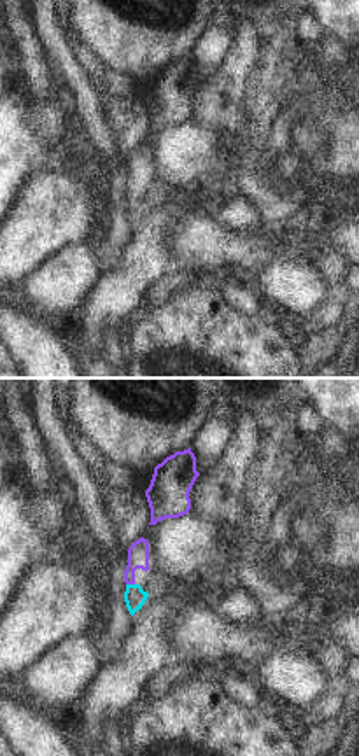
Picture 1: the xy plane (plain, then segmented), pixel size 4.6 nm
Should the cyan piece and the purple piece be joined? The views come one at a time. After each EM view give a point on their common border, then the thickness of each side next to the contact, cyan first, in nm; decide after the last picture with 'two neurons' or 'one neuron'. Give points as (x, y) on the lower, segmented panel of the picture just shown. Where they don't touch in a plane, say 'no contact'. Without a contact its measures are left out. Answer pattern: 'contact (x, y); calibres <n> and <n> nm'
contact (130, 585); calibres 100 and 100 nm

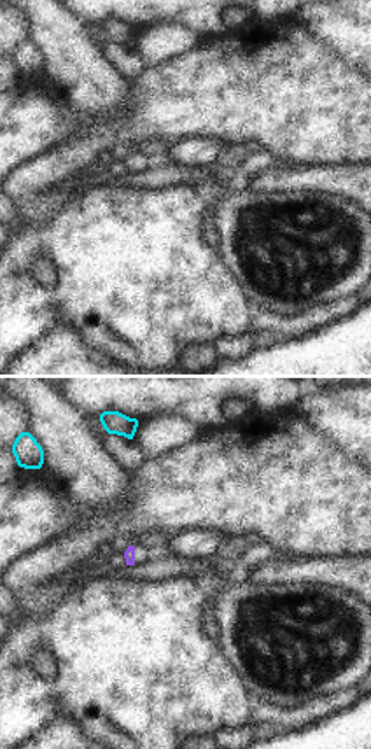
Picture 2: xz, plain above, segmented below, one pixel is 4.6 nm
no contact

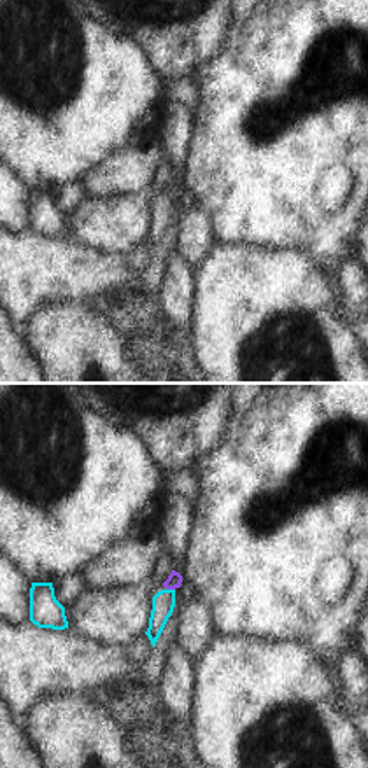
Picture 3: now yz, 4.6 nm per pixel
contact (170, 590); calibres 110 and 70 nm

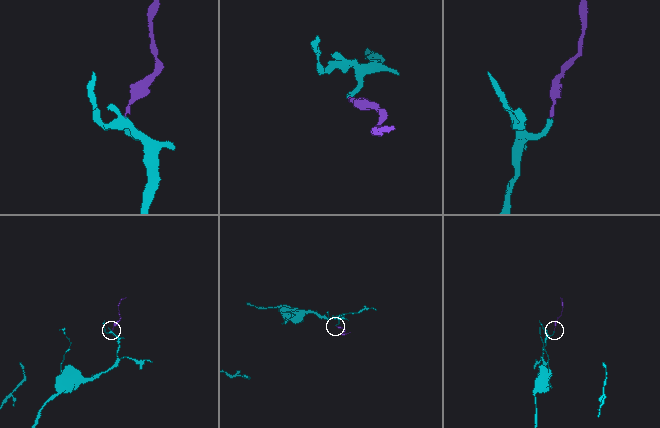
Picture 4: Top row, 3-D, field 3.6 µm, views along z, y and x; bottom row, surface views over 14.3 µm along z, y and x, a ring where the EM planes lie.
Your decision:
one neuron

